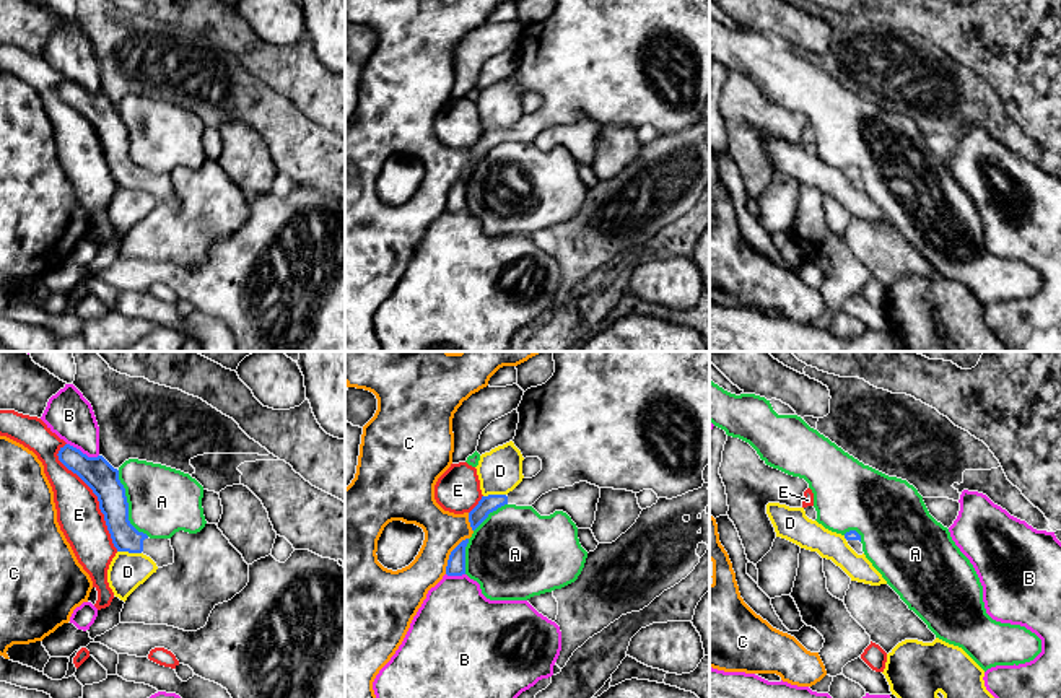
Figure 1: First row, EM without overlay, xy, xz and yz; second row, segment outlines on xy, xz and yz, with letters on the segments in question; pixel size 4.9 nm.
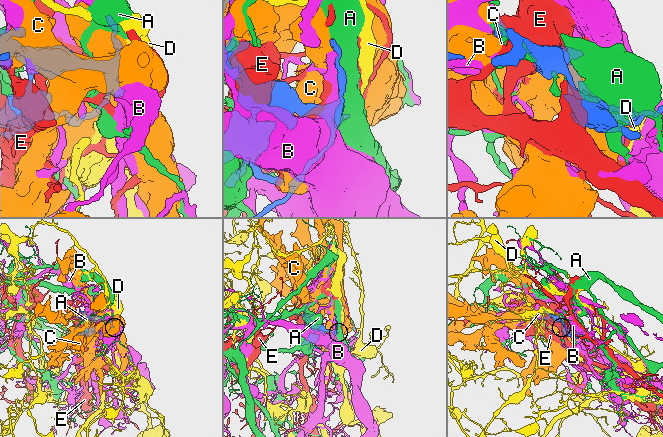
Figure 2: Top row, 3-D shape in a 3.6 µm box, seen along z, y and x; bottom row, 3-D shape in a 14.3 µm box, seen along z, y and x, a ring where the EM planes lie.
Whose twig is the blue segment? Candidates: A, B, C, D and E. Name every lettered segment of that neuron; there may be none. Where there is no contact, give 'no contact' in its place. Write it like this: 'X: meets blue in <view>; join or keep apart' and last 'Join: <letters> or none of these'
A: meets blue in xy; keep apart
B: meets blue in xy; keep apart
C: meets blue in xz; keep apart
D: meets blue in xy; keep apart
E: meets blue in xy; keep apart
Join: none of these

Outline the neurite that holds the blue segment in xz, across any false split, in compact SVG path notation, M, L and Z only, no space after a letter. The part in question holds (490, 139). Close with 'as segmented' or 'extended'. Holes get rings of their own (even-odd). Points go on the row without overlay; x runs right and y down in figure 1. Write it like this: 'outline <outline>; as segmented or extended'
outline M555 0L555 8L545 20L524 28L517 49L519 59L513 78L524 94L539 93L542 96L542 106L532 114L522 114L508 130L482 132L478 140L469 148L472 166L475 166L490 148L504 140L532 142L542 130L552 125L573 122L579 117L587 117L599 124L627 125L633 129L653 125L657 133L667 135L698 125L705 119L703 106L710 99L710 0Z; extended

